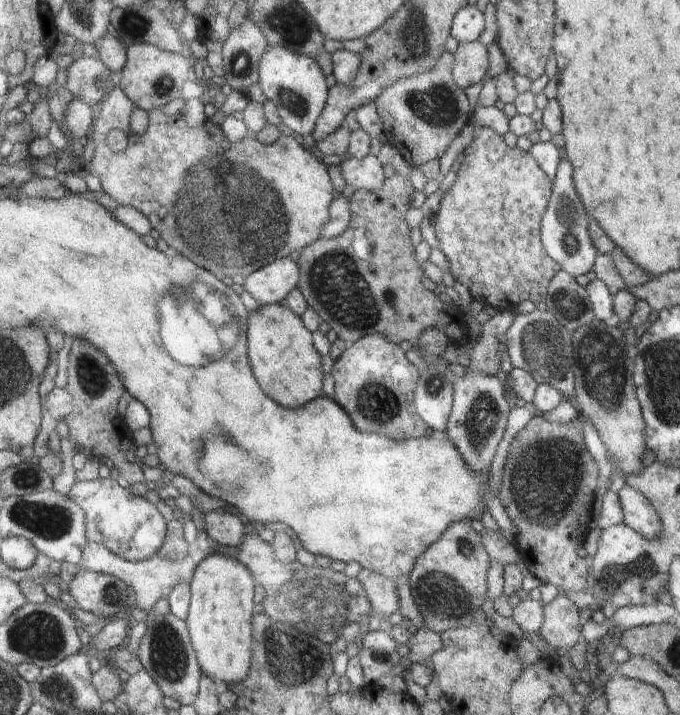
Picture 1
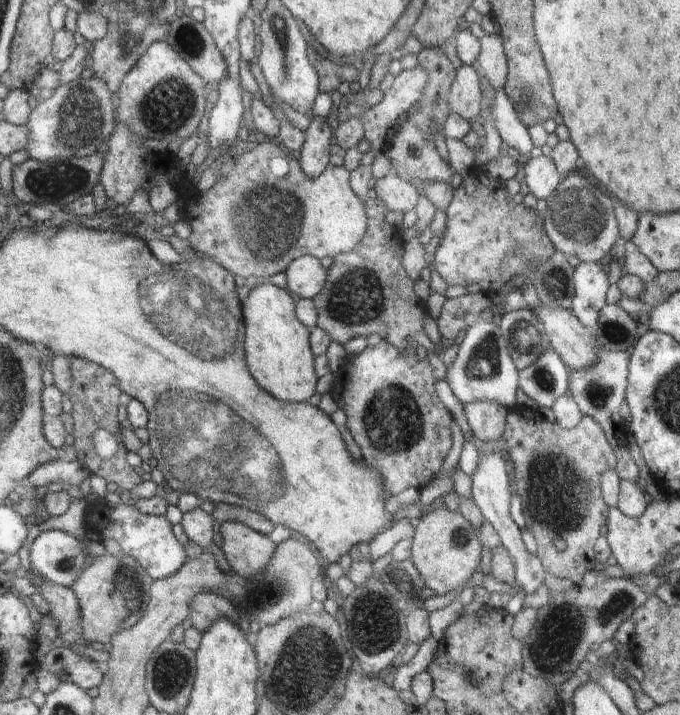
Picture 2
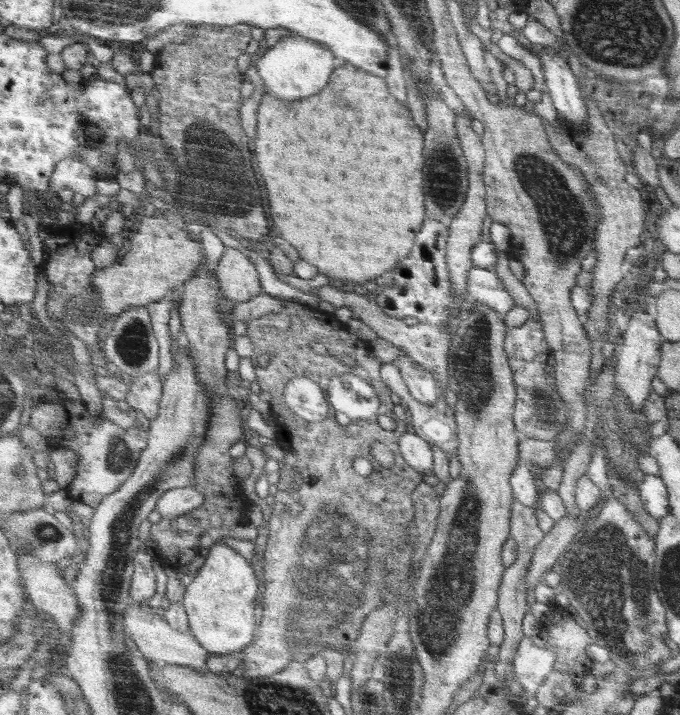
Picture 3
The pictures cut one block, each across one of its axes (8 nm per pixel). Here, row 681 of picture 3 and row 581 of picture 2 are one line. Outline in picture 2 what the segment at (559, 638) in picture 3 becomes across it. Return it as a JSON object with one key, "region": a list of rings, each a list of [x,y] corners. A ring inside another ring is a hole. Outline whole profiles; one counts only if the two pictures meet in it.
{"region":[[[520,392],[517,407],[508,416],[507,433],[503,441],[483,446],[486,453],[501,453],[509,457],[509,466],[515,470],[515,488],[522,499],[522,509],[527,529],[542,542],[542,534],[548,536],[546,544],[556,540],[564,542],[564,548],[556,548],[552,558],[541,559],[545,573],[571,580],[580,586],[586,572],[596,564],[596,558],[588,558],[600,528],[607,523],[608,506],[601,493],[601,477],[615,469],[617,456],[601,426],[592,417],[584,415],[575,428],[562,428],[554,420],[546,420],[536,401]]]}

